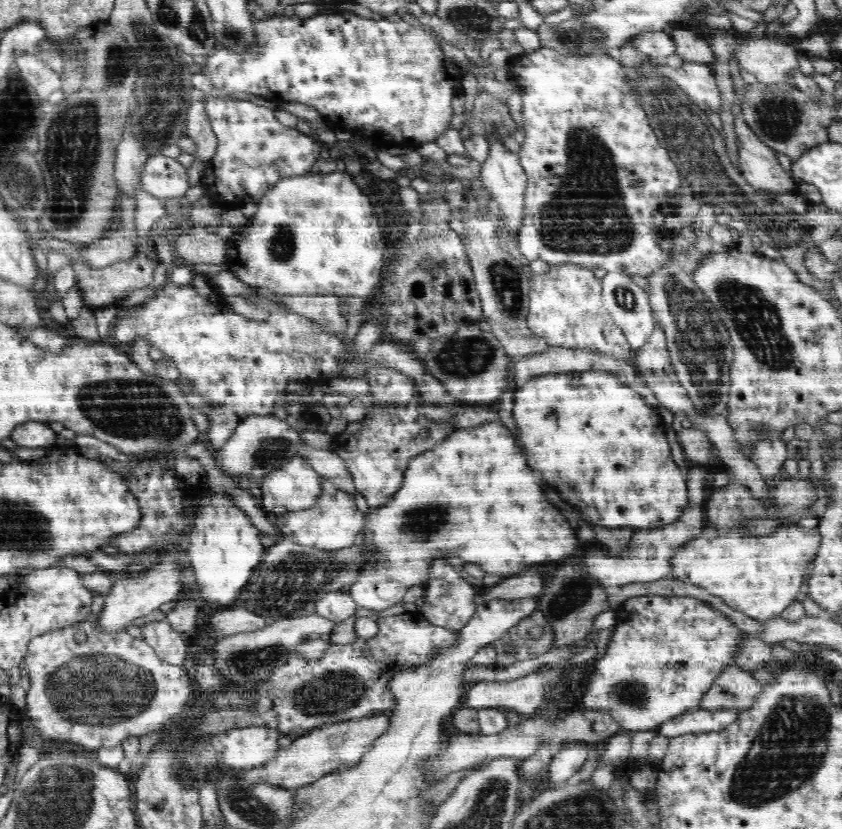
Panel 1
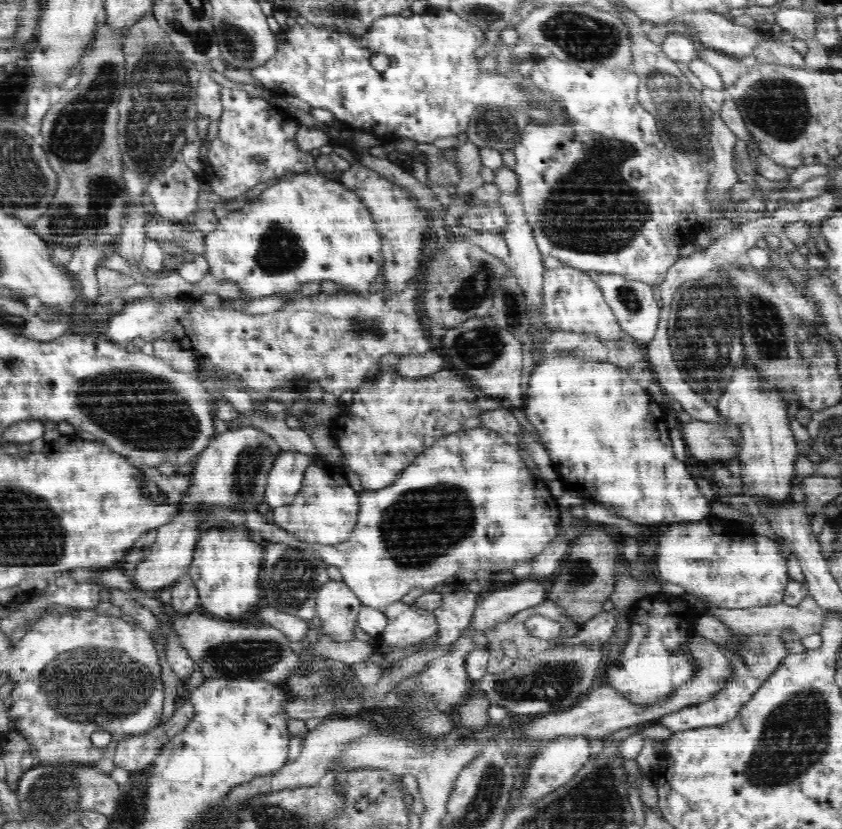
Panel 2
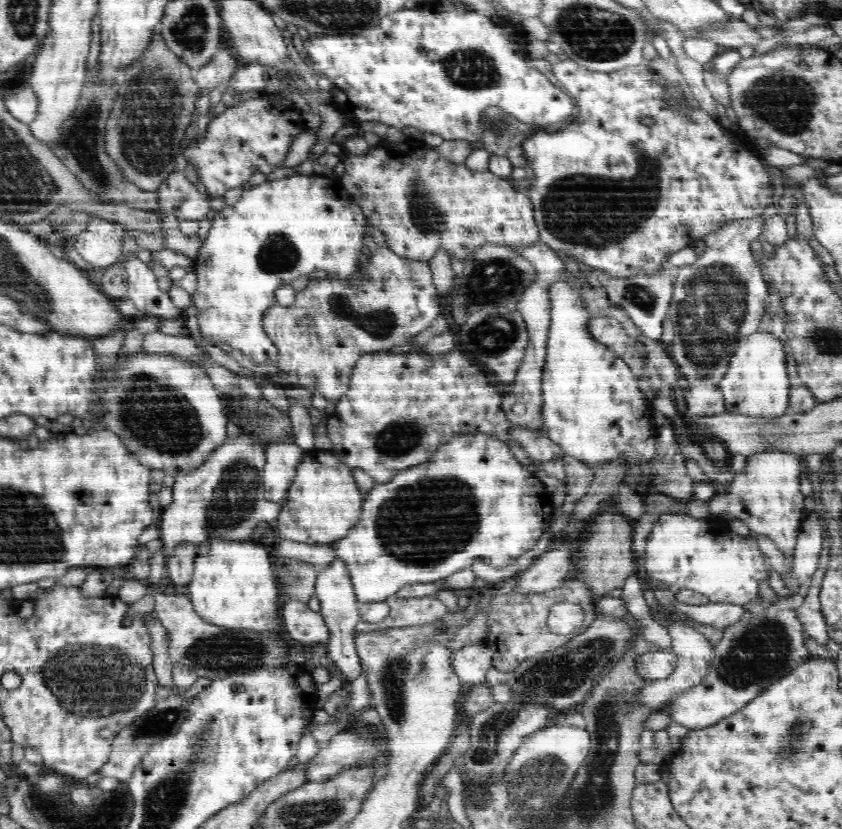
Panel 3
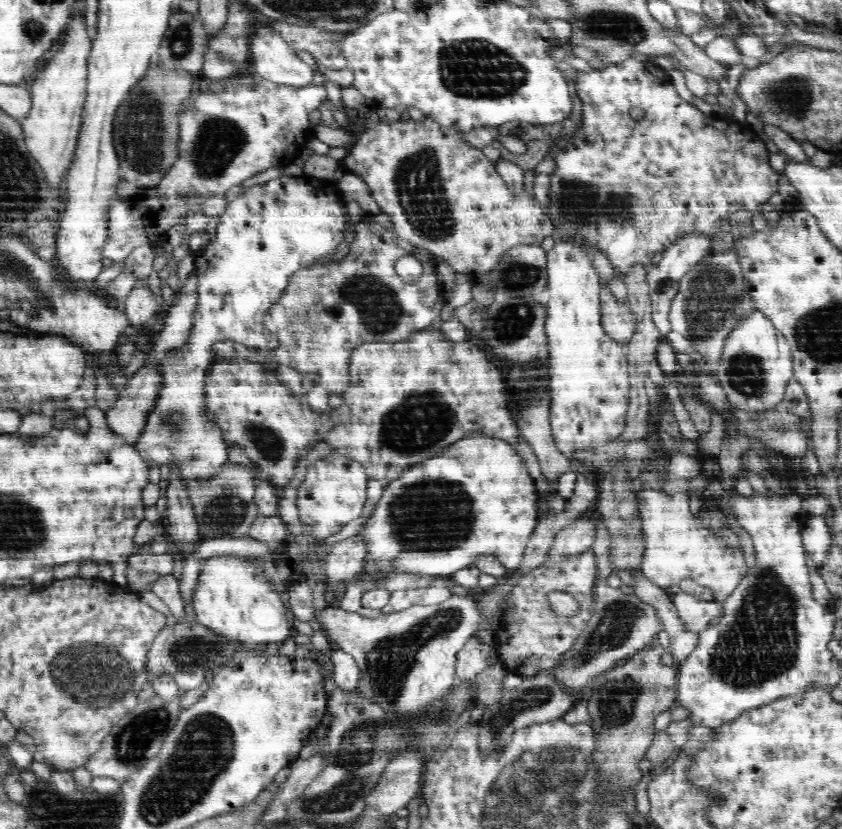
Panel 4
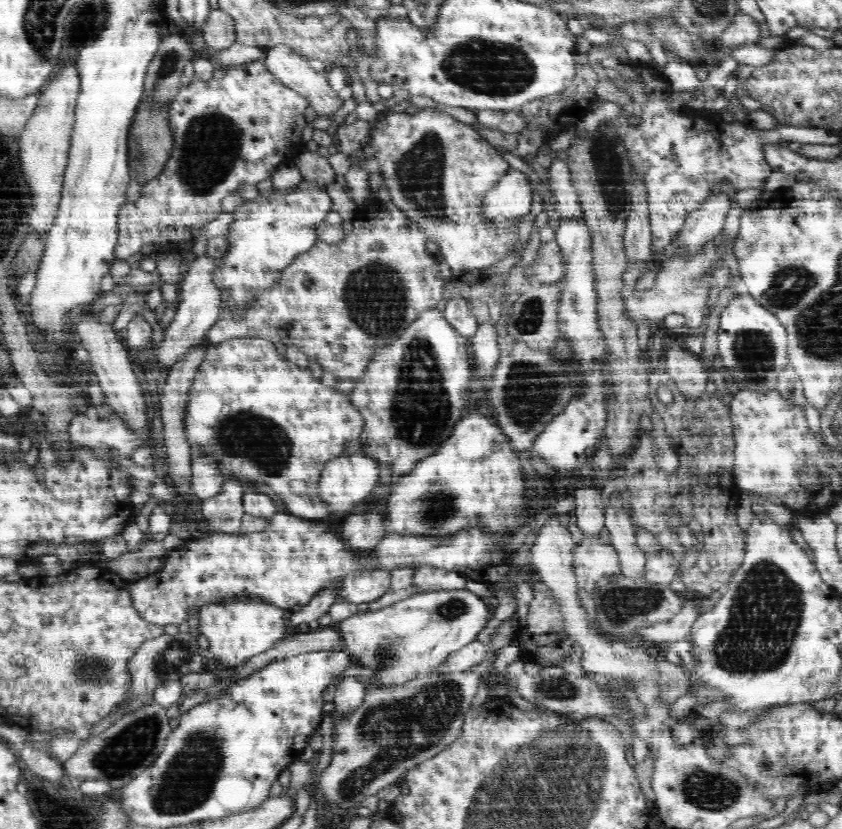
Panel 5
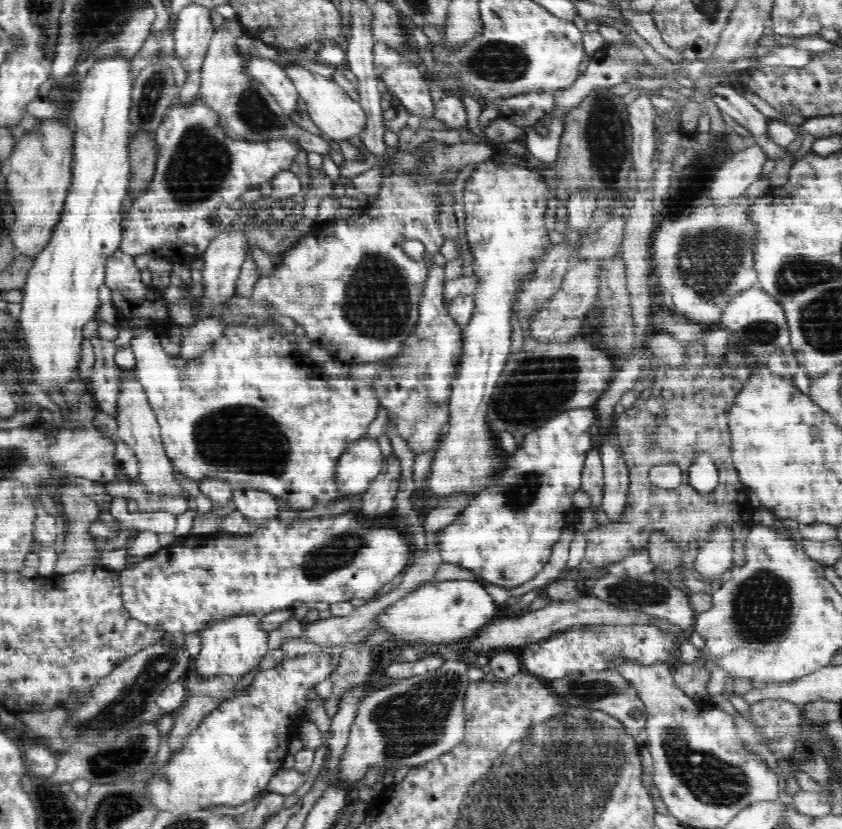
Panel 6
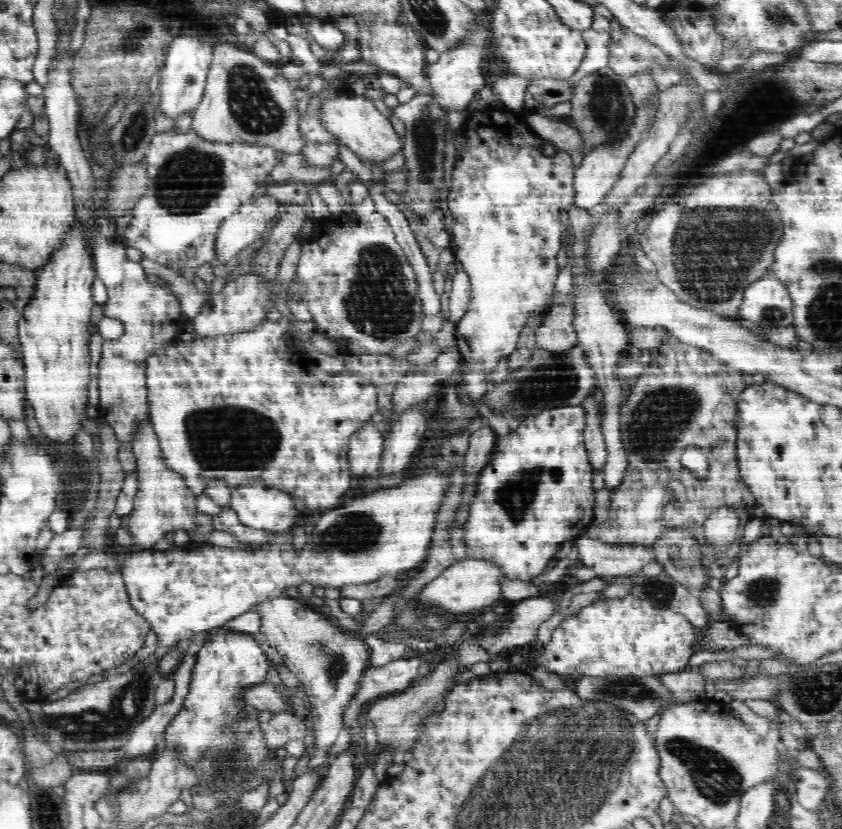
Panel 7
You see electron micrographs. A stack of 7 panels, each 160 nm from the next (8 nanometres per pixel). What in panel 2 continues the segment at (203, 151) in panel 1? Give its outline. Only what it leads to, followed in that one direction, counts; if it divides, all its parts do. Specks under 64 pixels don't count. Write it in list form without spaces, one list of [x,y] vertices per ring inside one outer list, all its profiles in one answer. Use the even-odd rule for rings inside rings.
[[[199,67],[201,78],[196,88],[197,116],[208,118],[209,122],[216,122],[221,117],[223,106],[220,98],[222,87],[211,79],[210,73]]]

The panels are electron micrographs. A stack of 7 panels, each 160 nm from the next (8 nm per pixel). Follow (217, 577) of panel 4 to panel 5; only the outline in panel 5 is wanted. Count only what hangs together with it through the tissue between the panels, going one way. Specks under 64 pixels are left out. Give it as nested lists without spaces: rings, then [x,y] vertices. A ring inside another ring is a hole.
[[[230,600],[224,604],[208,604],[198,610],[200,637],[210,640],[210,650],[216,654],[226,666],[242,665],[245,660],[265,653],[284,638],[287,631],[288,612],[275,607],[272,603],[259,600]]]

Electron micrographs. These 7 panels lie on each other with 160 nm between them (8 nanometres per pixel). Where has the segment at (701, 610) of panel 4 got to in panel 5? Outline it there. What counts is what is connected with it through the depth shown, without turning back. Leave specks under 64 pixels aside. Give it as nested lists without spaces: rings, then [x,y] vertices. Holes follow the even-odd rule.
[[[687,594],[681,609],[675,615],[671,620],[660,622],[646,629],[639,629],[639,634],[646,642],[664,646],[671,642],[685,640],[686,636],[691,635],[693,625],[701,616],[696,599]]]

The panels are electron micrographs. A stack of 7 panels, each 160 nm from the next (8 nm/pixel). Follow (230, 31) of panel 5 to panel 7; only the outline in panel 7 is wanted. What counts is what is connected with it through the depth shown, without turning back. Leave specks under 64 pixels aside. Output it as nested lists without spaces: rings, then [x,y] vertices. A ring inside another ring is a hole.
[[[220,42],[213,48],[213,61],[208,72],[206,88],[202,100],[193,112],[191,130],[198,134],[206,143],[244,143],[274,148],[276,151],[292,155],[299,153],[307,146],[302,131],[298,130],[300,117],[297,101],[298,91],[294,91],[290,83],[277,68],[279,65],[264,61],[256,56],[252,50],[241,46],[236,48],[232,44]]]

